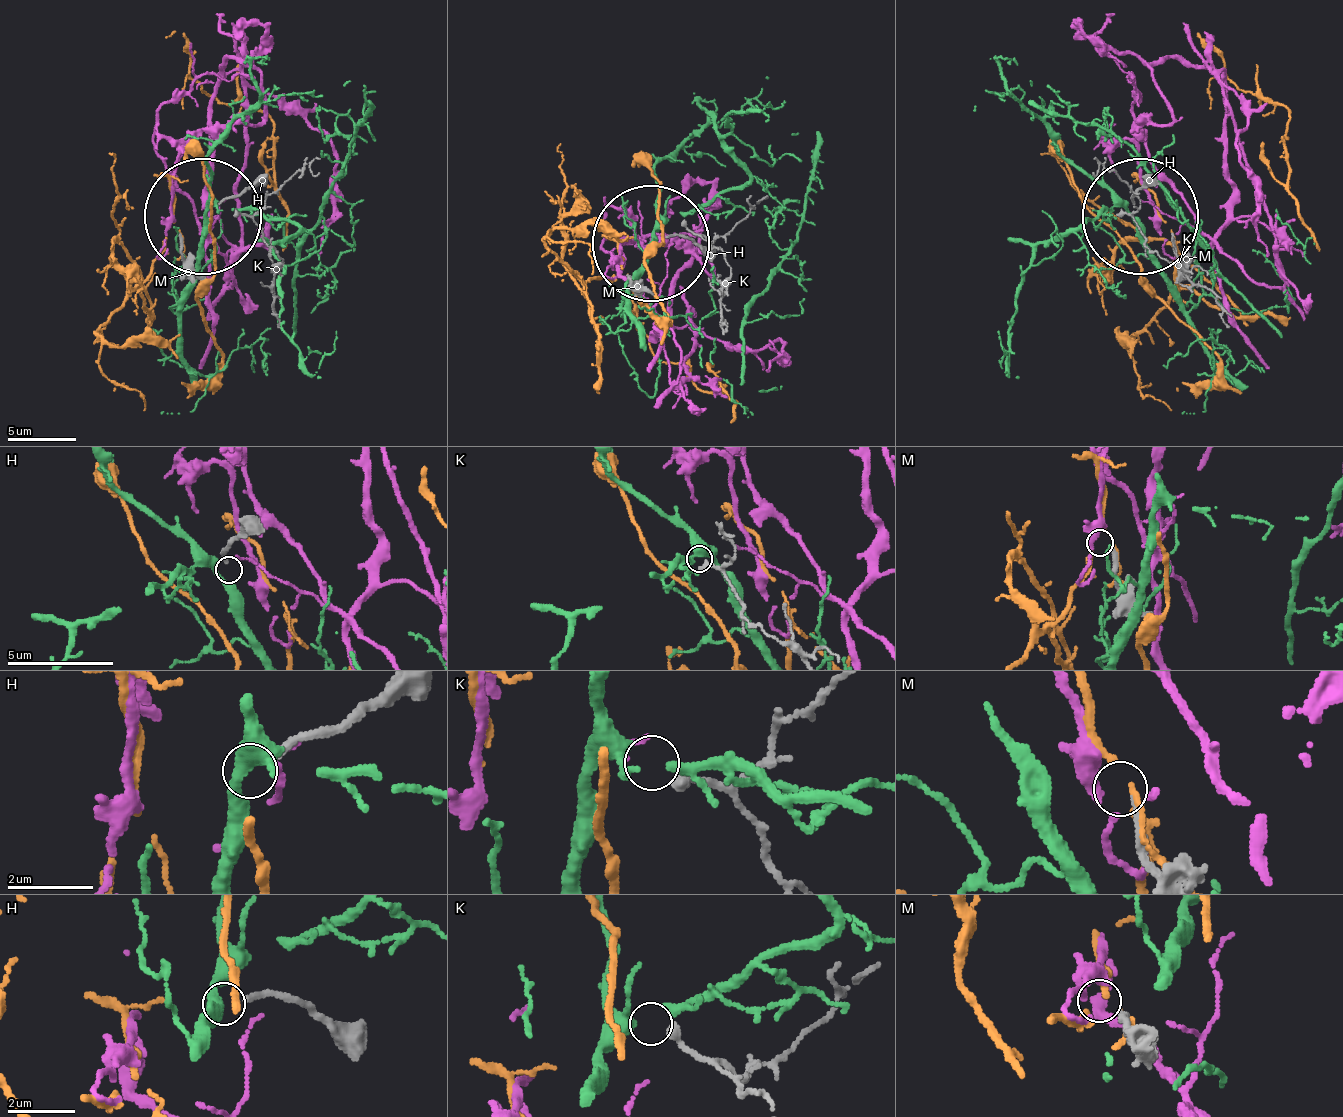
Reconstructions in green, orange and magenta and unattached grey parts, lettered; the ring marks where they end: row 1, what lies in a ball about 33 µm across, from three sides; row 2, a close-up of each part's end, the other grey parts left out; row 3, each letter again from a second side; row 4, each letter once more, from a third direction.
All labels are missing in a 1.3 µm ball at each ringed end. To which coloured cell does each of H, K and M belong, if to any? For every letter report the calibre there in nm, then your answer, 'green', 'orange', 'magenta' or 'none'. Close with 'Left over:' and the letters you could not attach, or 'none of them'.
H: calibre 180 nm; none
K: calibre 280 nm; green
M: calibre 200 nm; magenta
Left over: H

